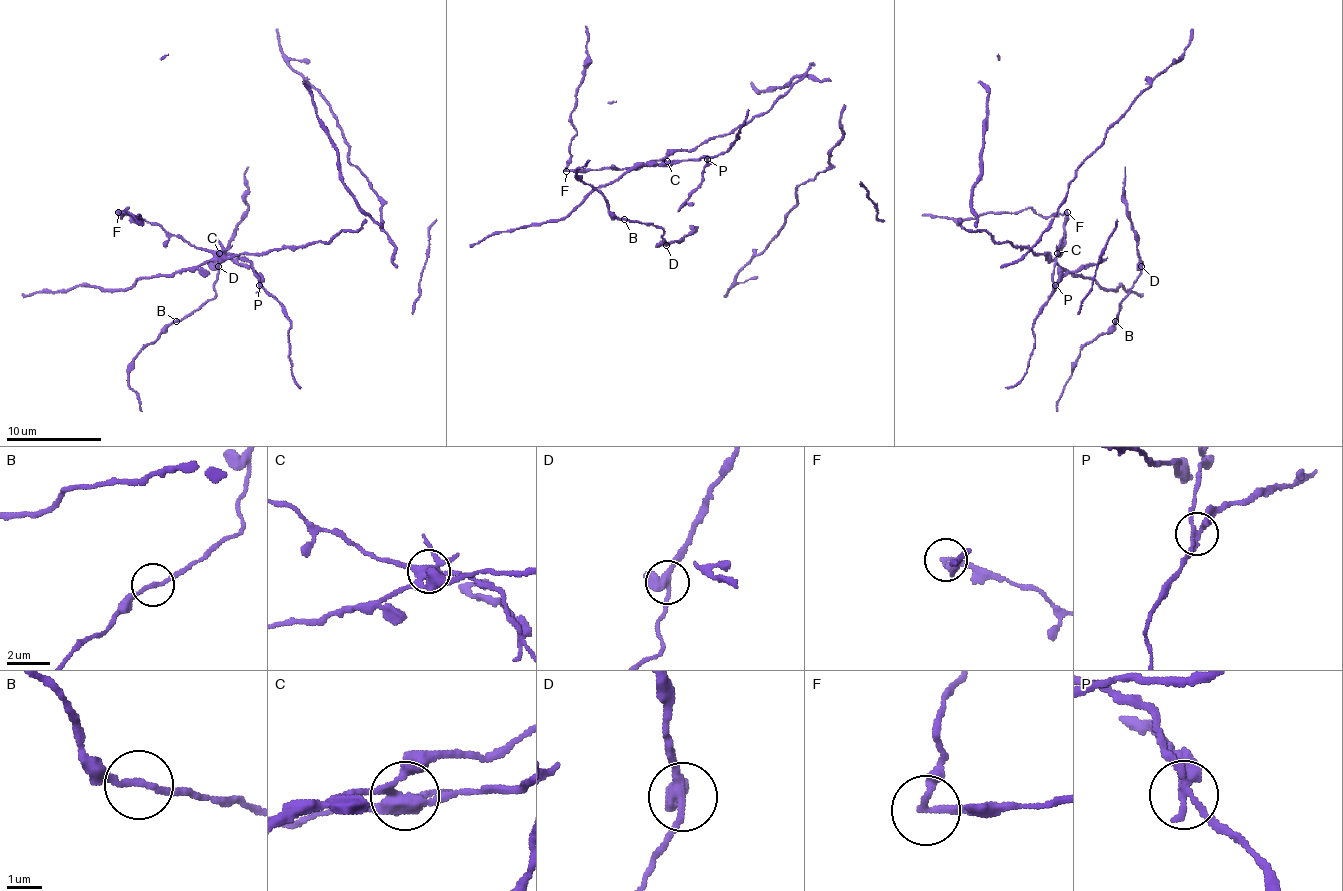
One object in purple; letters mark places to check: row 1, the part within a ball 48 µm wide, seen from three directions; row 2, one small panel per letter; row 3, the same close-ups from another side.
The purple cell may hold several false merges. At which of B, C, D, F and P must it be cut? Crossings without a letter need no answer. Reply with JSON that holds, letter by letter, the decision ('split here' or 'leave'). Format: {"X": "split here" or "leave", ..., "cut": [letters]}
{"B": "leave", "C": "split here", "D": "leave", "F": "split here", "P": "split here", "cut": ["C", "F", "P"]}

